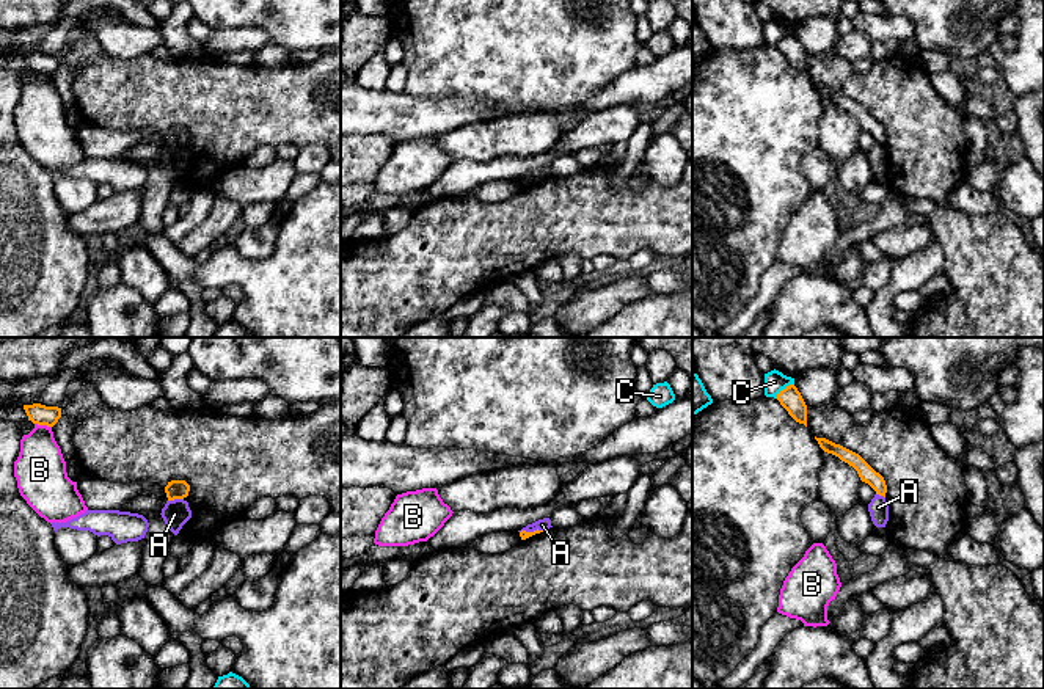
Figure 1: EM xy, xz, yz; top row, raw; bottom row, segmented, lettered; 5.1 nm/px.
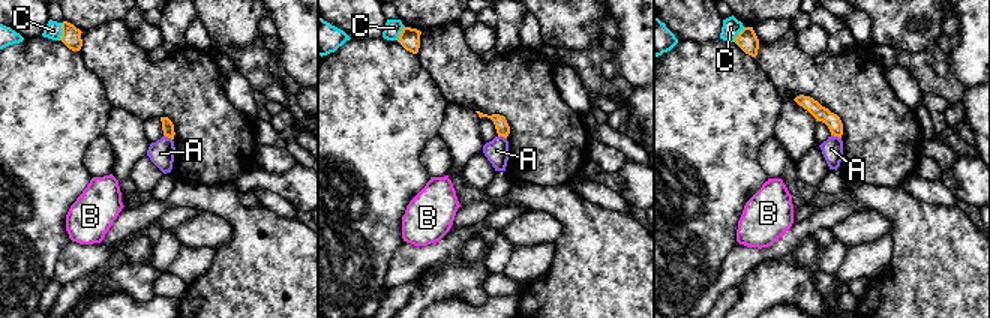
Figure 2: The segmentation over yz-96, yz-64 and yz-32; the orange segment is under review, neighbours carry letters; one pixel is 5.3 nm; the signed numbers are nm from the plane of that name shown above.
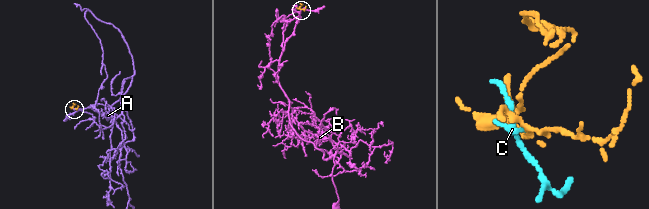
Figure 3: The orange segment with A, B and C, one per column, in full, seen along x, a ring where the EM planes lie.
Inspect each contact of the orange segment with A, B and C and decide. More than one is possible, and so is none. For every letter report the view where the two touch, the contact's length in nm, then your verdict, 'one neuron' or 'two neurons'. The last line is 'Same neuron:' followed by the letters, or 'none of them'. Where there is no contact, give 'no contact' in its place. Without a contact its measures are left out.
A: xy | 80 nm | two neurons
B: xy | 90 nm | two neurons
C: yz | 130 nm | two neurons
Same neuron: none of them

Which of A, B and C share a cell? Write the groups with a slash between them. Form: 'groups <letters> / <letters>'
groups A / B / C

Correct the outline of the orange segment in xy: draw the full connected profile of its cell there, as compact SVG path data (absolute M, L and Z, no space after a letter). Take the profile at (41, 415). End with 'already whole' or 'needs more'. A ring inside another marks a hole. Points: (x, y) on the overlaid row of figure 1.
M41 403L24 405L28 421L38 425L53 427L61 417L61 408Z; already whole

